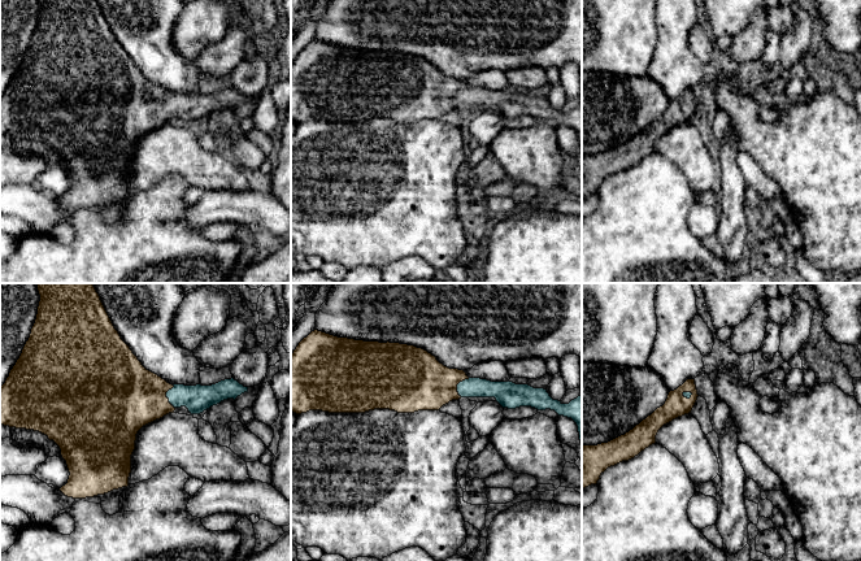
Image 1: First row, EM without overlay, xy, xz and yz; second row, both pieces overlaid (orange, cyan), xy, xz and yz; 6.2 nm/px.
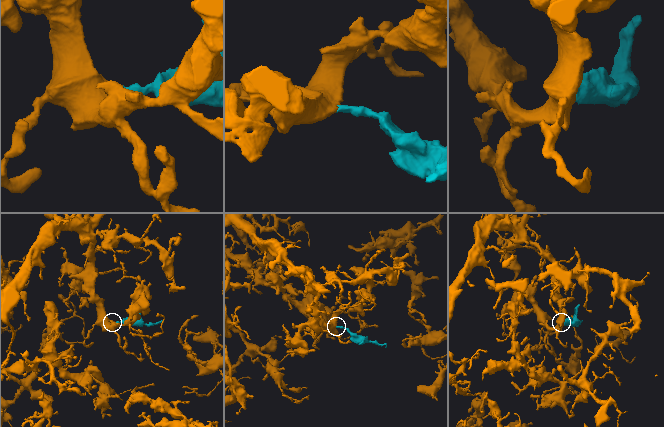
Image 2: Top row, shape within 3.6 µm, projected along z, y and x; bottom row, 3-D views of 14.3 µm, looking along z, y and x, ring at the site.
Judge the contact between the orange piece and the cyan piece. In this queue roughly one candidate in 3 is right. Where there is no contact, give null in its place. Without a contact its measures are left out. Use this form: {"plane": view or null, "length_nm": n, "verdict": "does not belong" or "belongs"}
{"plane": "xy", "length_nm": 150, "verdict": "belongs"}

